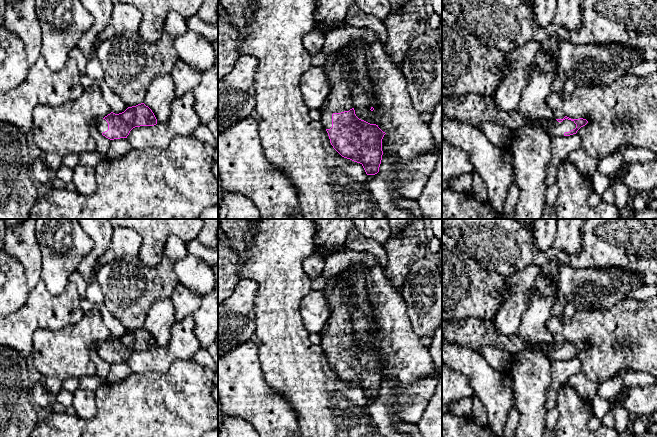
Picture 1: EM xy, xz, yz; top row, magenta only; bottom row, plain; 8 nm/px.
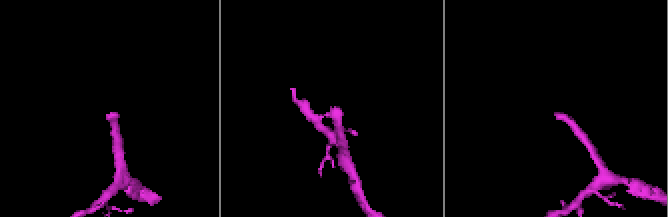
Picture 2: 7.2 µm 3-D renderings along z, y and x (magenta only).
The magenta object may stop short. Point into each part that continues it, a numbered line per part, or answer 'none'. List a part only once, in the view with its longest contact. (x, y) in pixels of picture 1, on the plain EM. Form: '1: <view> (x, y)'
1: xz (340, 323)

